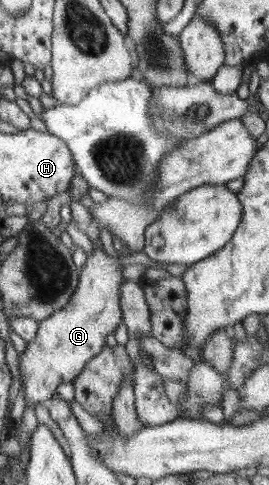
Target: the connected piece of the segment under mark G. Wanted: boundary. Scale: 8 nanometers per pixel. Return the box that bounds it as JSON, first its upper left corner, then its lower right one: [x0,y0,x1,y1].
[19,238,127,407]

